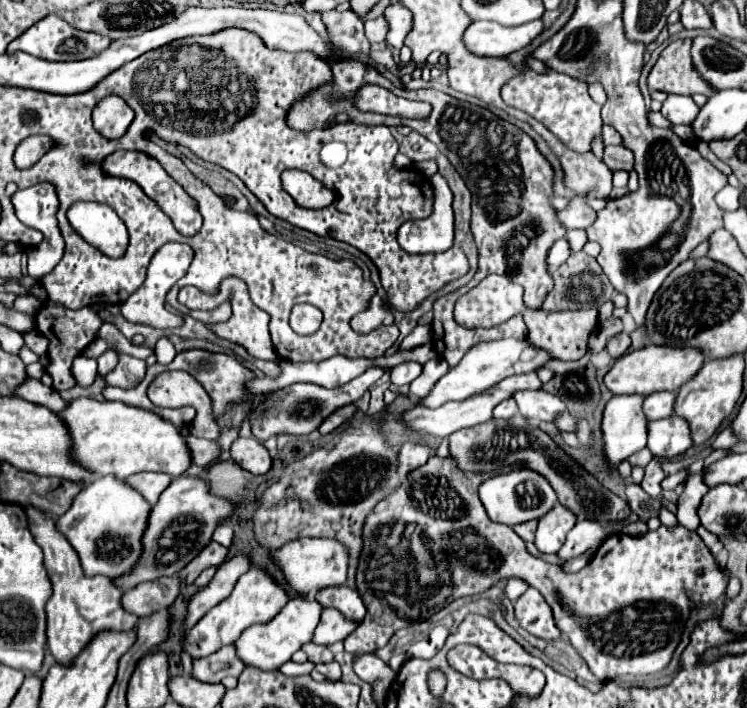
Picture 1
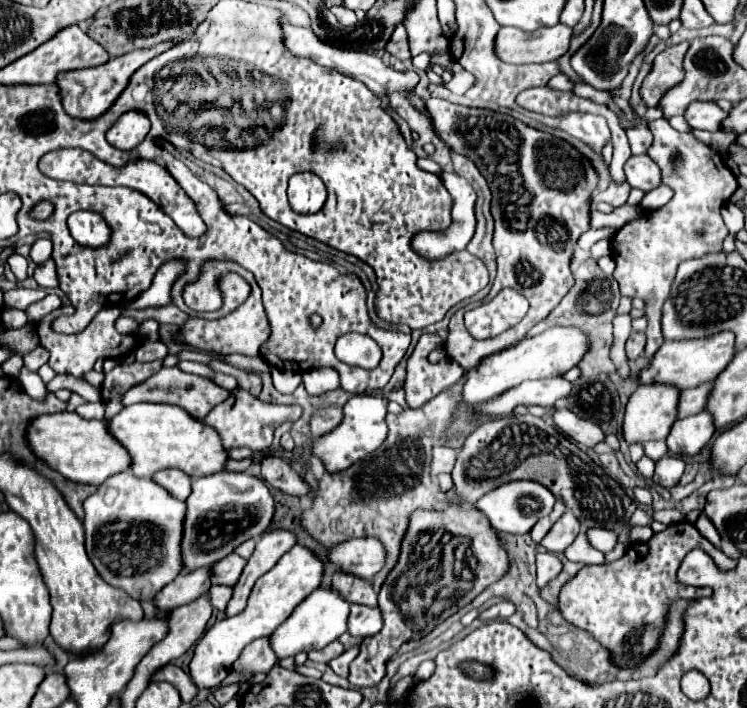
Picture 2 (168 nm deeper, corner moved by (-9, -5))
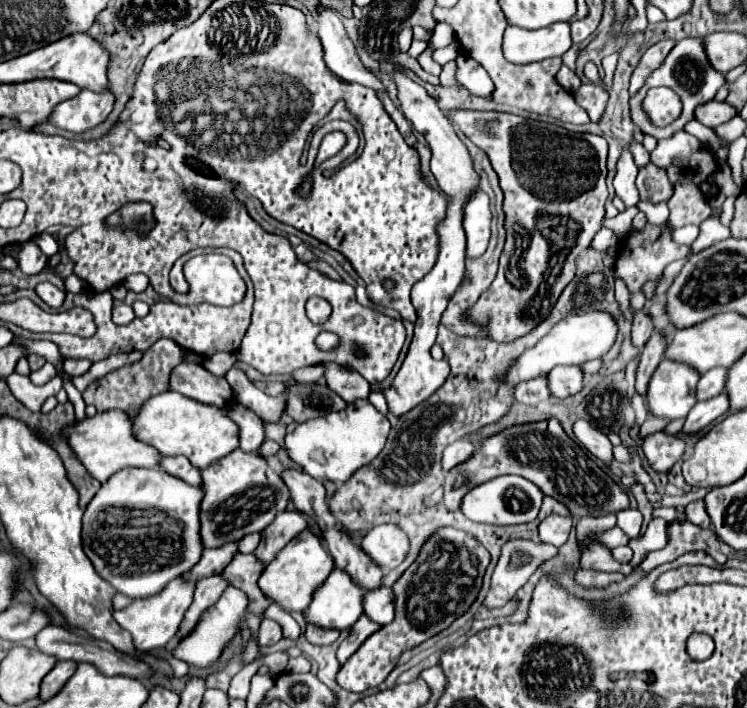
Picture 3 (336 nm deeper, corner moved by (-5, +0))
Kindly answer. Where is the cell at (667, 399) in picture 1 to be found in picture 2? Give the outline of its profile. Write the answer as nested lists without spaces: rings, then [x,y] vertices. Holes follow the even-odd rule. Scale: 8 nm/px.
[[[711,382],[691,388],[691,390],[683,390],[677,404],[677,418],[699,414],[705,408],[705,396],[709,394],[709,388],[711,388]]]

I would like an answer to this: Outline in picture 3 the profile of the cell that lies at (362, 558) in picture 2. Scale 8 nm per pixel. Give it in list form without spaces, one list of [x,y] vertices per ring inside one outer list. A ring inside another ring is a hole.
[[[387,523],[373,527],[363,537],[361,547],[365,547],[365,553],[371,555],[379,567],[391,571],[405,561],[409,553],[409,537],[401,527]]]

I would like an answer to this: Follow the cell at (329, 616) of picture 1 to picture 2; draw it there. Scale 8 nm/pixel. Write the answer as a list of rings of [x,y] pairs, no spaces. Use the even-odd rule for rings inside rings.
[[[359,604],[351,606],[347,618],[347,632],[355,638],[367,638],[381,630],[381,612],[379,608],[365,608]]]

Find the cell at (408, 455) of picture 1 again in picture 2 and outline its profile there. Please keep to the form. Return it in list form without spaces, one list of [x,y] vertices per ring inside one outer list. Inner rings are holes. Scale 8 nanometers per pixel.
[[[435,446],[433,448],[433,460],[431,460],[431,474],[441,474],[441,472],[451,472],[455,464],[457,450],[447,448],[447,446]]]

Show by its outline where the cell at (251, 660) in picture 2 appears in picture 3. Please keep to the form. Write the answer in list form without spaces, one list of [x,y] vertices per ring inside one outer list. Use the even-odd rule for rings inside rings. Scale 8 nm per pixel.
[[[271,619],[261,621],[261,627],[259,627],[261,645],[275,645],[281,637],[283,637],[283,631],[277,621],[271,621]]]

